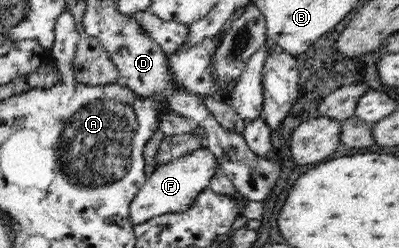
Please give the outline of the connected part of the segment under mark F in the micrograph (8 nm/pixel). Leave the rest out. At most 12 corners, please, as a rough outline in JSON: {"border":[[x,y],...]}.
{"border":[[206,147],[156,168],[128,207],[132,229],[184,211],[220,171]]}

